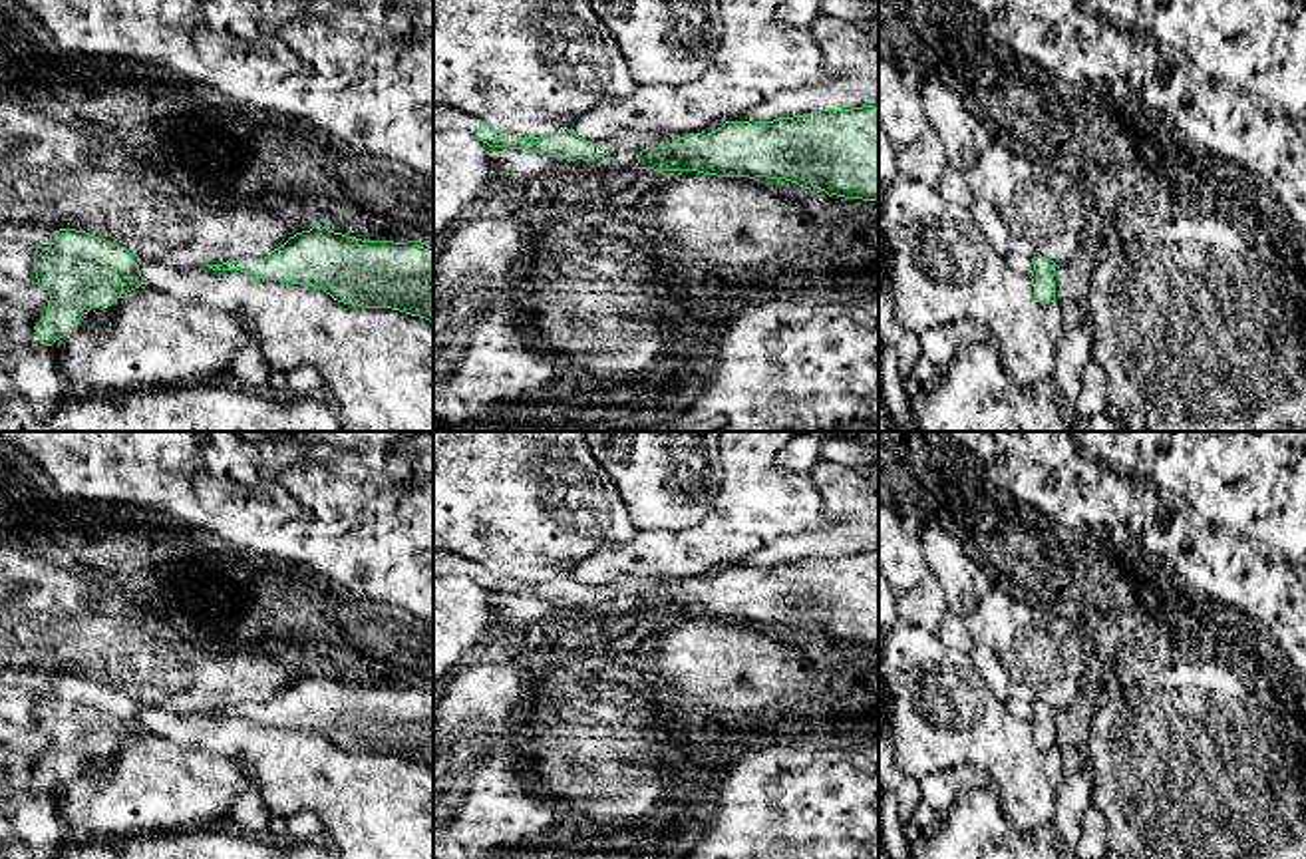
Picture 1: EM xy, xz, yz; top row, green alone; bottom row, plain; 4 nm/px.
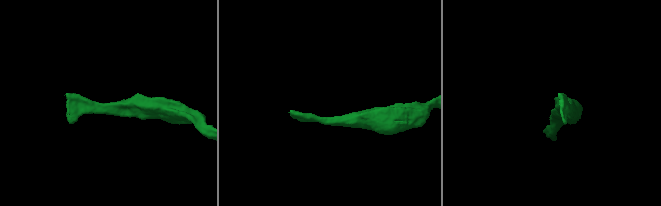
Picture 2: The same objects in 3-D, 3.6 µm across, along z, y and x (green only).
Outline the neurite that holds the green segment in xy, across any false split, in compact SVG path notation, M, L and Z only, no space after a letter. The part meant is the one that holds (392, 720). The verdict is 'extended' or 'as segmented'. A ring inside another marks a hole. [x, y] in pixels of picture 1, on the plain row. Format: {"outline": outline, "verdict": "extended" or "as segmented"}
{"outline": "M314 670L264 704L207 712L316 732L344 750L392 754L433 768L433 692L421 686L362 686Z", "verdict": "as segmented"}

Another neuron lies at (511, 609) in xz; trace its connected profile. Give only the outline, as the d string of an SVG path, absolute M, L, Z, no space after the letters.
M618 579L604 587L612 599L594 606L567 606L561 602L543 602L525 595L491 593L491 616L493 622L505 622L513 626L521 624L549 624L551 620L594 620L606 622L618 616L632 614L638 608L642 595L668 591L682 581L644 581L644 579Z

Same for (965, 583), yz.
M938 525L920 529L920 545L928 571L940 583L948 610L970 616L994 589L992 577L964 549L962 541Z

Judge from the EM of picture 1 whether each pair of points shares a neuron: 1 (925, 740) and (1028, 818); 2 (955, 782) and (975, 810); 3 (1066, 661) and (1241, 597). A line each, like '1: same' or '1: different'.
1: same
2: different
3: different

